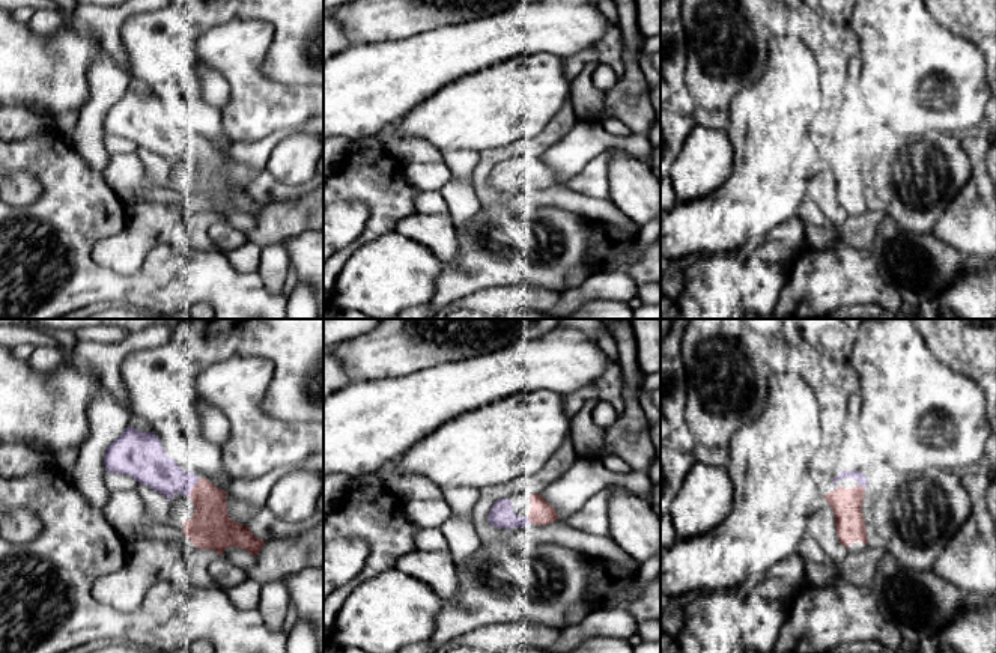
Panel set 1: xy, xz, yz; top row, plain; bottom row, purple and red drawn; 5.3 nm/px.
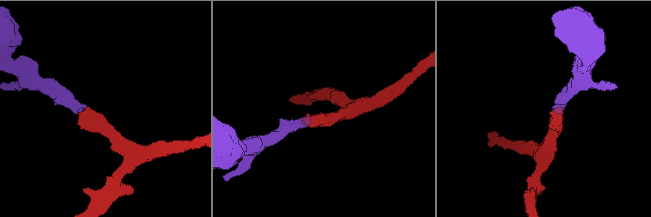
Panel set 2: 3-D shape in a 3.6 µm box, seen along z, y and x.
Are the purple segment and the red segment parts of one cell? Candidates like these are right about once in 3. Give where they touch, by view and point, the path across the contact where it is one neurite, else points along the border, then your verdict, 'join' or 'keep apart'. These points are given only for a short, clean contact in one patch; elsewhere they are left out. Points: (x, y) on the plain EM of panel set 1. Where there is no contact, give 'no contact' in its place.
contact xy (193, 149); join

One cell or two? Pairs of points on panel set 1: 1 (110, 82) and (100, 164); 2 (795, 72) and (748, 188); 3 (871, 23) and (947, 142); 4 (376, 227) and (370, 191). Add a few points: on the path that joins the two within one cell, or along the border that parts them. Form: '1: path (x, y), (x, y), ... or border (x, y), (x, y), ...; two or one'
1: path (100, 103), (94, 112), (94, 143); one
2: path (783, 101), (771, 118), (771, 160); one
3: border (939, 133), (956, 136); two
4: path (376, 218), (376, 200); one

